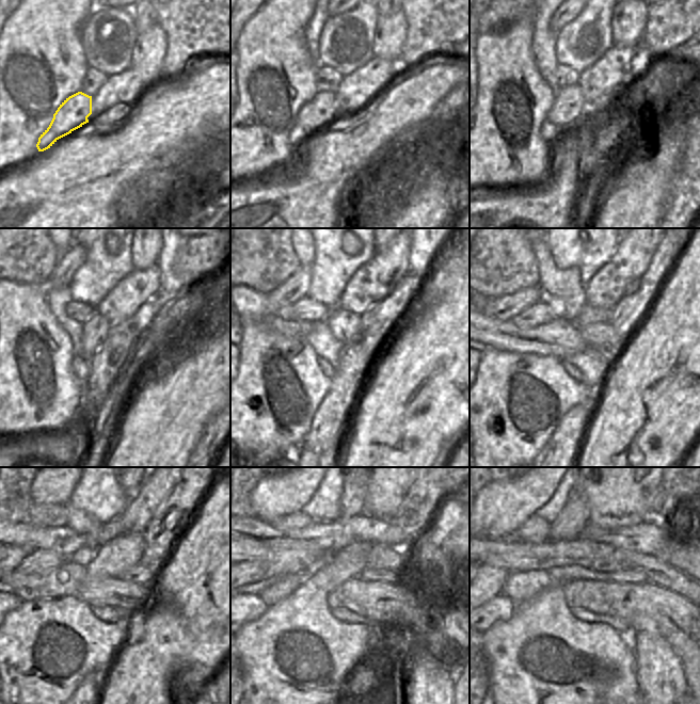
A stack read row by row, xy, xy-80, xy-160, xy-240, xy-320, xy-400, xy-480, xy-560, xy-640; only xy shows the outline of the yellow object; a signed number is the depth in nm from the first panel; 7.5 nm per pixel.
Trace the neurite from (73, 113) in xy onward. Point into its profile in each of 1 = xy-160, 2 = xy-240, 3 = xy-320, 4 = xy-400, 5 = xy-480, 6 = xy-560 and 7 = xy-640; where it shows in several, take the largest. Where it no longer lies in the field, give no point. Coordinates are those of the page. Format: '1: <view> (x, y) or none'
1: xy-160 (566, 111)
2: xy-240 (95, 331)
3: xy-320 (344, 324)
4: xy-400 (601, 333)
5: xy-480 (140, 574)
6: xy-560 (390, 576)
7: xy-640 (630, 577)

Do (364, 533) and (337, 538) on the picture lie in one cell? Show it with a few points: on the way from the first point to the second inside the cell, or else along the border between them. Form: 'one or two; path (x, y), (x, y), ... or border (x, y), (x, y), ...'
one; path (358, 533), (344, 533)

